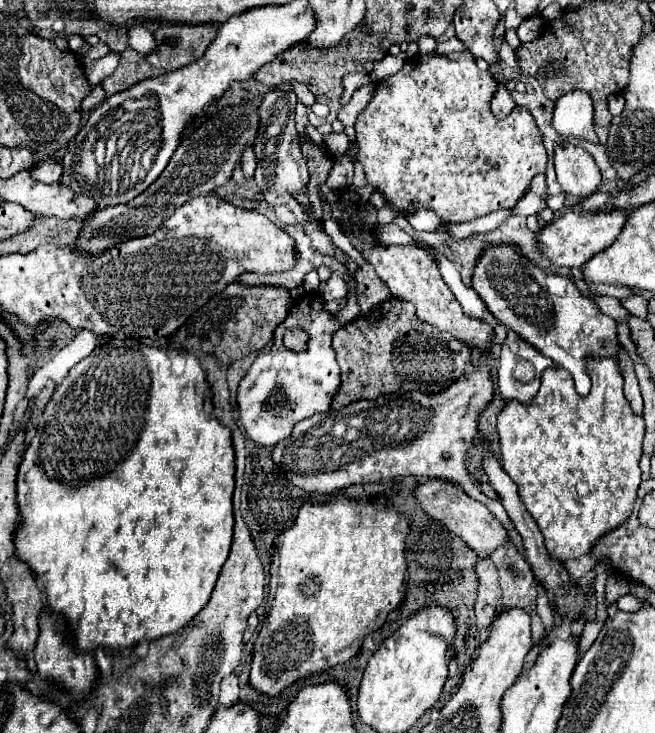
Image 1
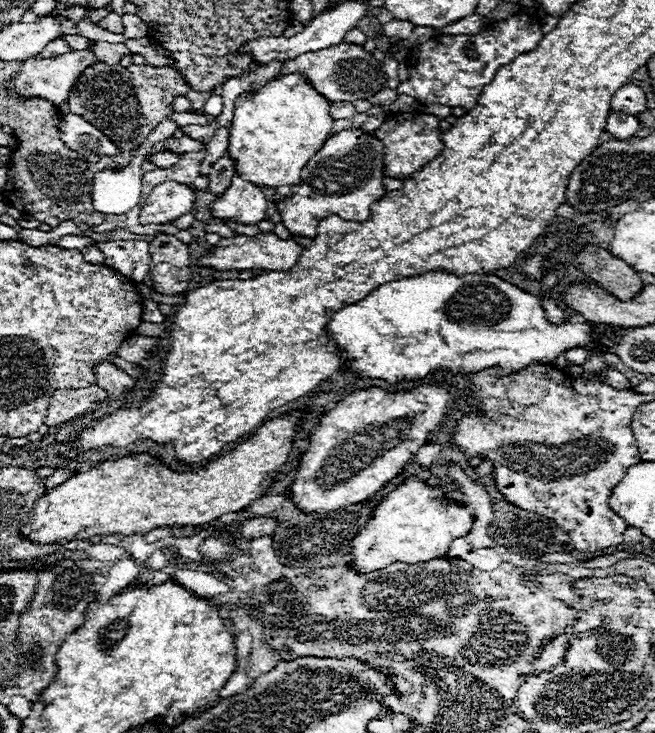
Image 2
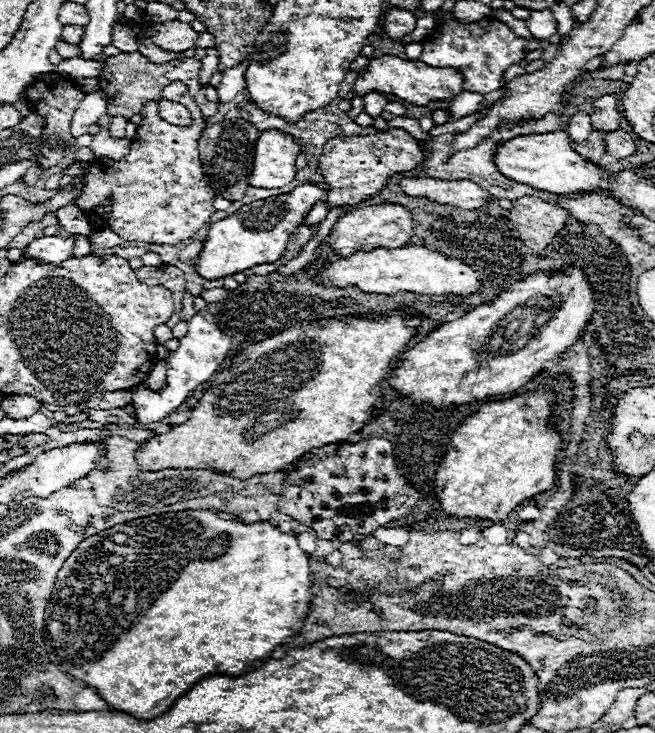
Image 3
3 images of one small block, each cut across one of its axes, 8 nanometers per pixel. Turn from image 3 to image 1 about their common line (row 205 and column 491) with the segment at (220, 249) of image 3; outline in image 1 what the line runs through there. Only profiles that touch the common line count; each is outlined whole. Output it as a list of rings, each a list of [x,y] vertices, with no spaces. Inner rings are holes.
[[[506,244],[488,248],[482,254],[482,258],[478,260],[478,264],[474,268],[474,276],[472,276],[472,288],[482,298],[482,302],[492,312],[492,316],[500,324],[514,330],[522,340],[532,344],[542,356],[554,360],[556,366],[568,370],[576,382],[578,394],[588,394],[590,392],[590,374],[588,374],[588,360],[590,358],[594,358],[594,360],[612,358],[616,364],[620,364],[620,354],[618,354],[620,342],[618,342],[616,322],[612,318],[608,318],[606,314],[602,314],[594,300],[580,296],[580,292],[570,282],[570,278],[564,278],[564,294],[562,296],[552,294],[548,290],[548,282],[550,282],[550,272],[544,272],[544,270],[528,264],[526,258],[522,258],[512,246],[506,246]]]

